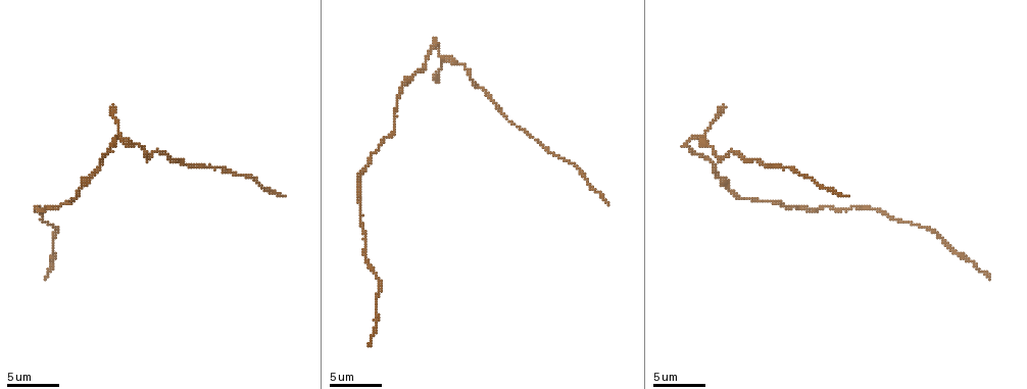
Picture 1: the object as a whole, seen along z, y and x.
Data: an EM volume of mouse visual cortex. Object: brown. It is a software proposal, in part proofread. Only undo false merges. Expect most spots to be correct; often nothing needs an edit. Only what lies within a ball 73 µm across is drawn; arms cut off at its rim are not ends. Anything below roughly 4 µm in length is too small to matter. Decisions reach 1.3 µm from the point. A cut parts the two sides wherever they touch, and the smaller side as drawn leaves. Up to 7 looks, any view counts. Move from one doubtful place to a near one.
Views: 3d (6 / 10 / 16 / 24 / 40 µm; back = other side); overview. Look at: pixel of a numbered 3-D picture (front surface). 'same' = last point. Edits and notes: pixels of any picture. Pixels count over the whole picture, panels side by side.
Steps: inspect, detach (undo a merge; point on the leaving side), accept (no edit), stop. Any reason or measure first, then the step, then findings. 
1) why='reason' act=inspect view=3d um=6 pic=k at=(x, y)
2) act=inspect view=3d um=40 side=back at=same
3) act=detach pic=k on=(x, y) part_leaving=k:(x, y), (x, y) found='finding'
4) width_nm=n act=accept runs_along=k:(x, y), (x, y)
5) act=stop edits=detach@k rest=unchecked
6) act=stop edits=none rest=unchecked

why='sudden change in width' act=inspect view=3d um=10 pic=1 at=(783, 166)

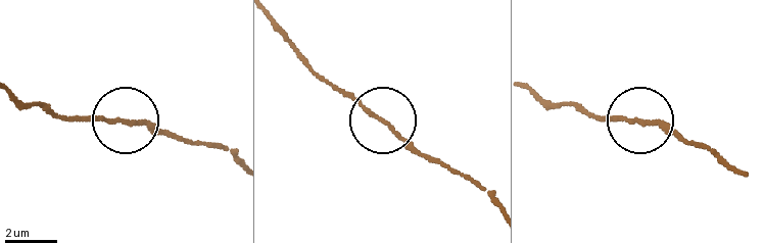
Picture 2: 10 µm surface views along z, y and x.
width_nm=130 act=accept runs_along=2:(535, 89), (597, 115), (661, 122), (678, 133) found='all the same neuron'

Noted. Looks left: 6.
why='thick turns thin' act=inspect view=3d um=16 pic=1 at=(729, 153)

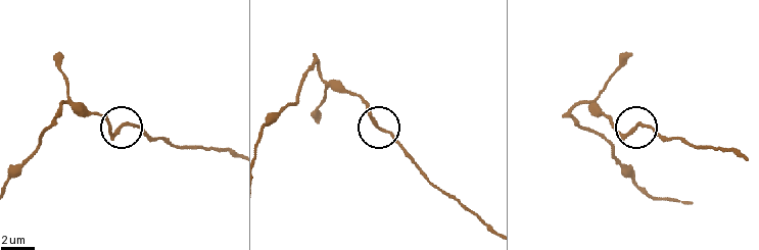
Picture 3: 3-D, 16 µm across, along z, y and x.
act=accept found='all the same neuron'

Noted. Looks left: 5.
why='narrows sharply' act=inspect view=3d um=16 pic=1 at=(813, 210)

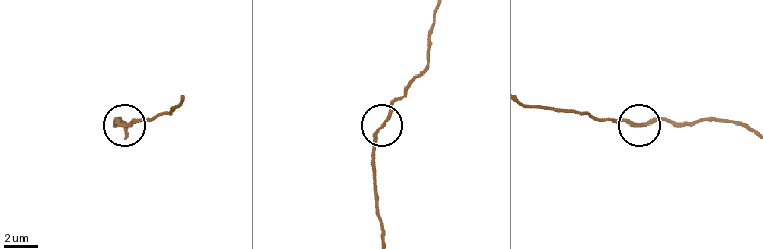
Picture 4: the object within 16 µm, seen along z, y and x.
width_nm=190 act=accept runs_along=4:(527, 105), (625, 118), (638, 126), (663, 118), (690, 122) found='one neuron here'

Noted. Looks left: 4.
why='sudden change in width' act=inspect view=3d um=10 pic=1 at=(955, 252)

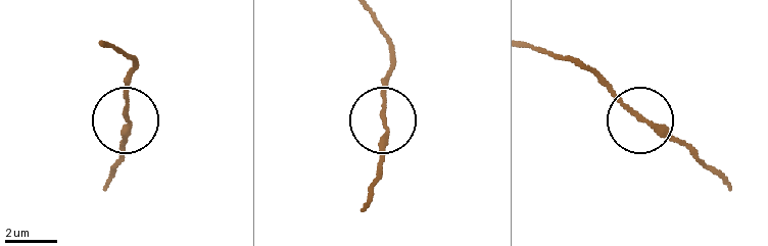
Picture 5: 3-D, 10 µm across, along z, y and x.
act=accept runs_along=5:(105, 44), (132, 56), (126, 153) found='all the same neuron'

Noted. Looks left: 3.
act=stop edits=none rest=unchecked

